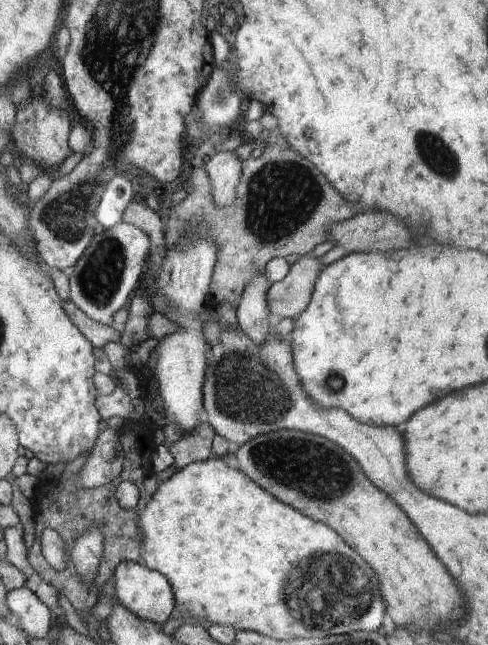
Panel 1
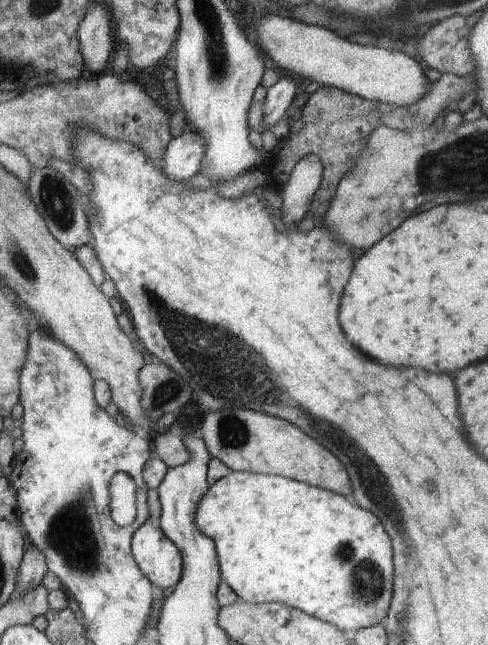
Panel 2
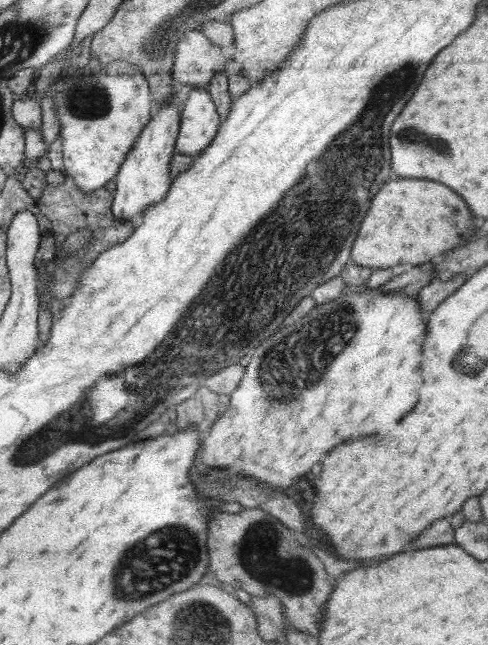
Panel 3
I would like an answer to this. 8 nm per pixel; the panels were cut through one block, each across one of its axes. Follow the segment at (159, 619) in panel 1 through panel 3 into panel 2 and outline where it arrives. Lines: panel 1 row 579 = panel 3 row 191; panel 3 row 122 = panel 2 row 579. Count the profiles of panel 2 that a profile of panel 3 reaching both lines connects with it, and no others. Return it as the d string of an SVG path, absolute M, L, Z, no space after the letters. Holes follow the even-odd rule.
M144 523L131 538L131 551L143 575L162 590L174 588L182 572L182 561L176 545L164 536L158 526Z

